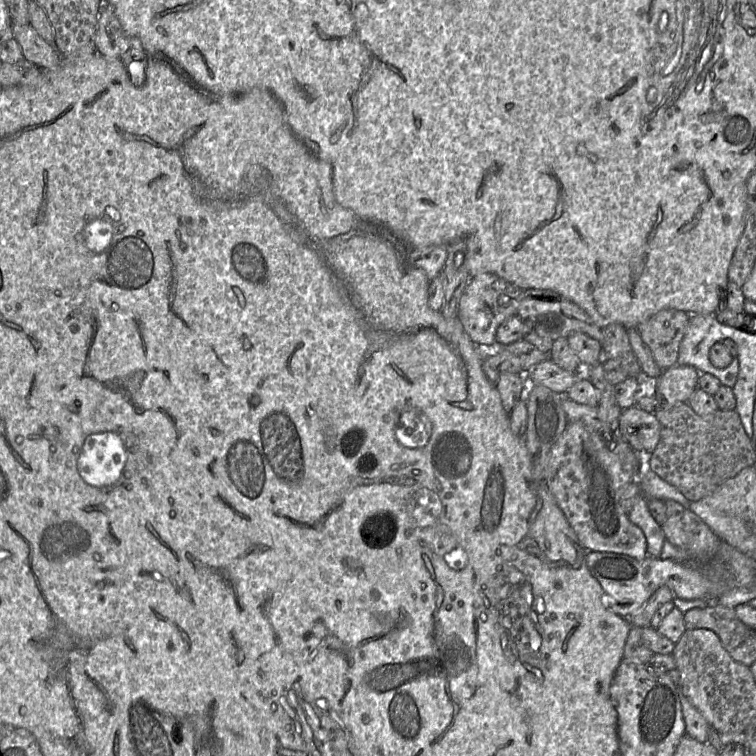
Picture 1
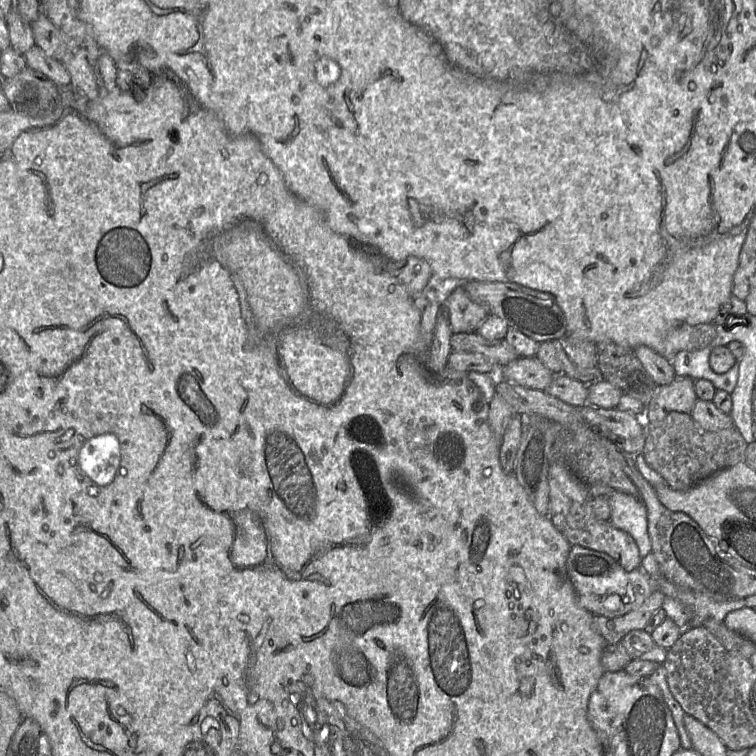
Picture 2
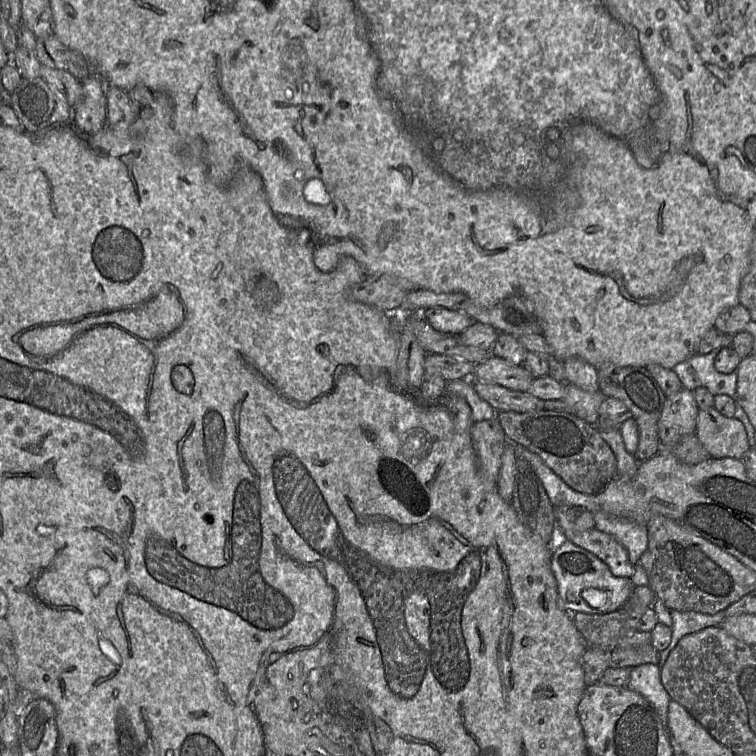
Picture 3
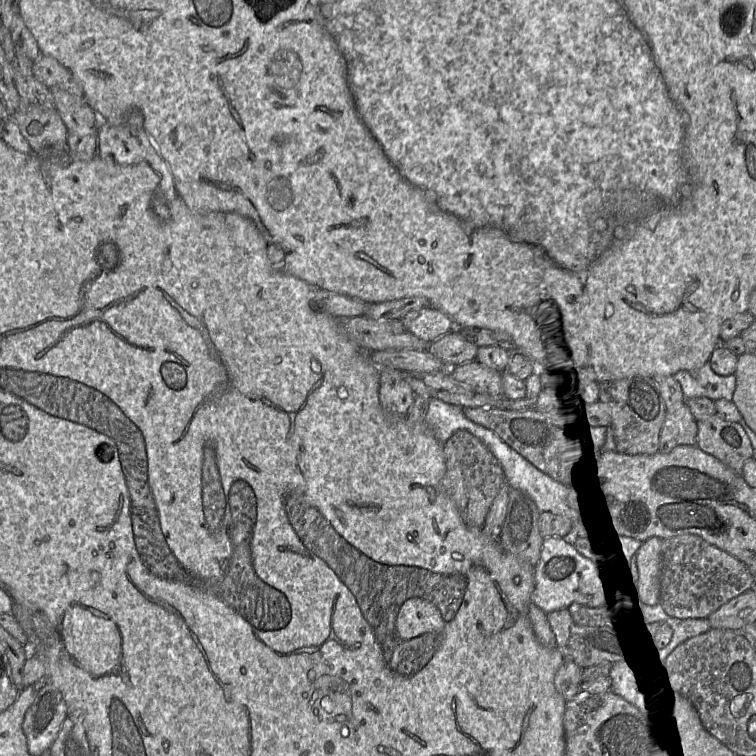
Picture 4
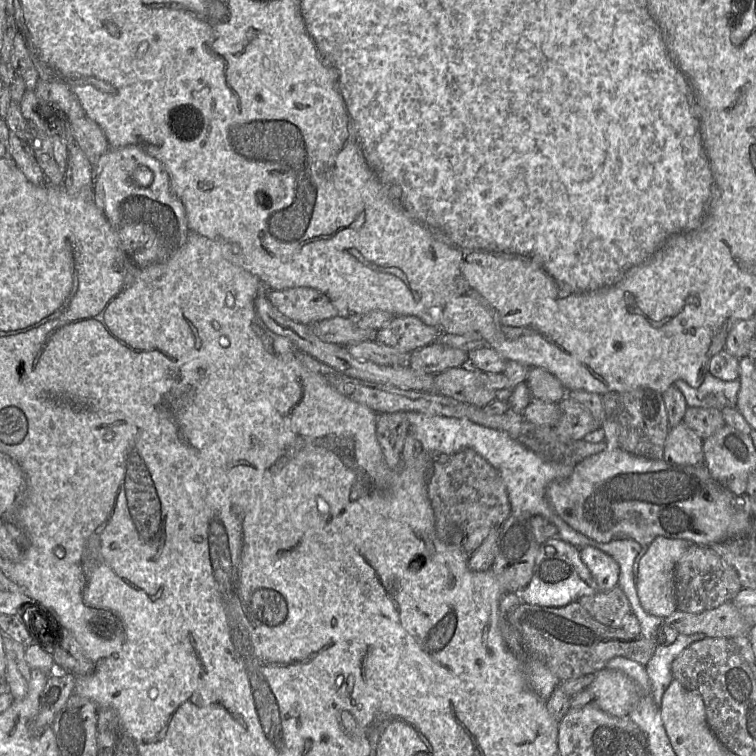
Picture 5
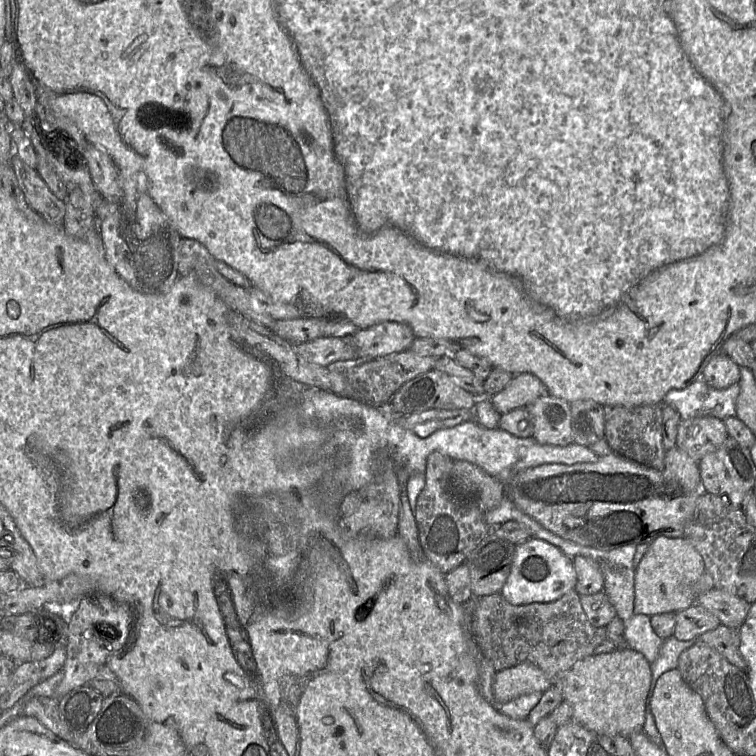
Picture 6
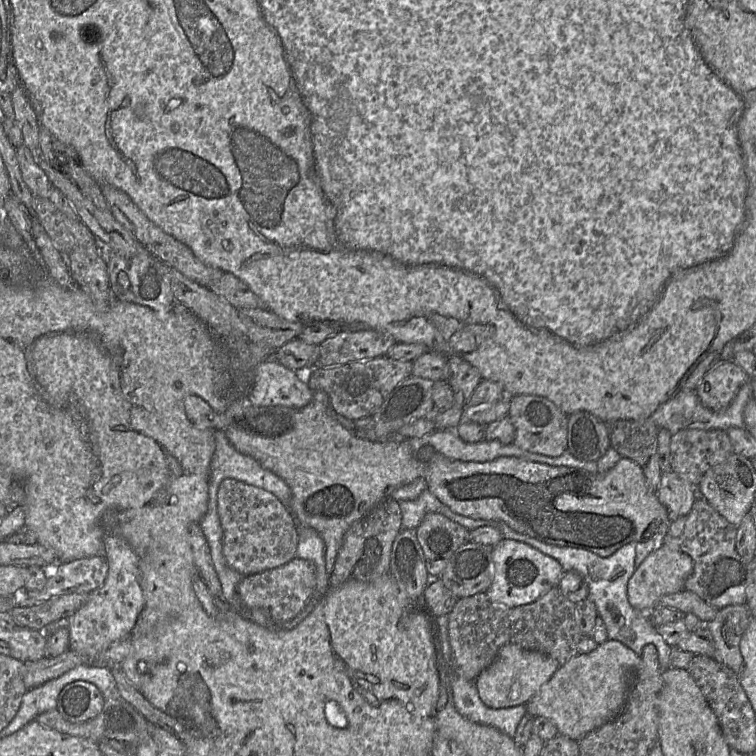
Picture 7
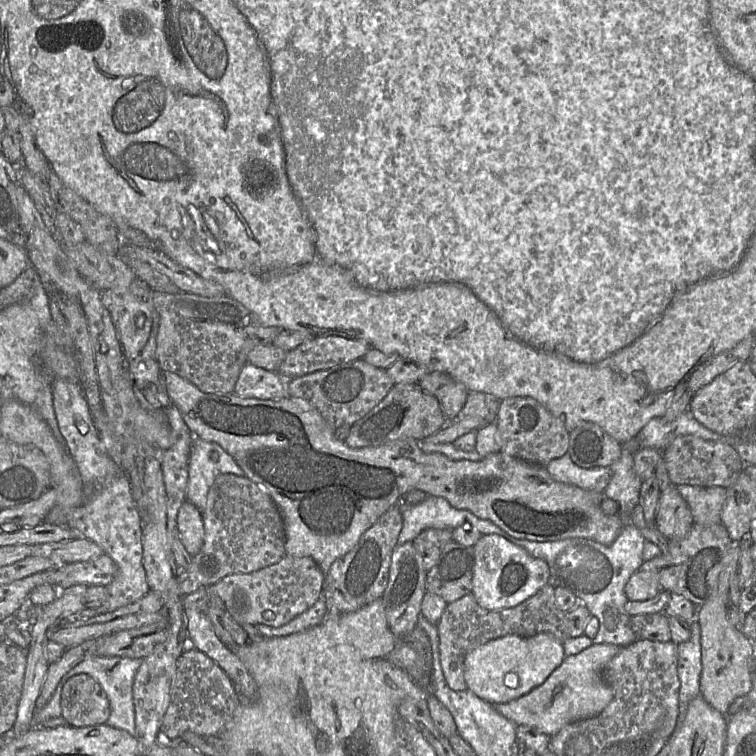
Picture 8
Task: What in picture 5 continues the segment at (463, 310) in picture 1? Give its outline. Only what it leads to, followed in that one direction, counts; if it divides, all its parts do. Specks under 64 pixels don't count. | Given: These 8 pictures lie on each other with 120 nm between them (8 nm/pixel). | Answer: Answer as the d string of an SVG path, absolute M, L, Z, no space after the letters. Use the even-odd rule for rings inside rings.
M397 316L376 331L375 341L395 348L402 353L411 353L437 341L442 333L425 324L415 316Z

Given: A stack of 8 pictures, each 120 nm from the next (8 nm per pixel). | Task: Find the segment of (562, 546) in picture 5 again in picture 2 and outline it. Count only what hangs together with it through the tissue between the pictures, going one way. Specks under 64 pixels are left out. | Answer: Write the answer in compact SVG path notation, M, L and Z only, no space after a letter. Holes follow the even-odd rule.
M579 545L571 546L566 567L579 605L593 615L622 616L638 608L653 592L658 590L657 580L642 568L627 572L609 555Z

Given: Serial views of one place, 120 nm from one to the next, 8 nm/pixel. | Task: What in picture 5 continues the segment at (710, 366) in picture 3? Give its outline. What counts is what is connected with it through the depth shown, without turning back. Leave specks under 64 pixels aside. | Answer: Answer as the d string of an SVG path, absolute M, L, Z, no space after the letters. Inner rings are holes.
M708 372L699 388L691 388L683 380L673 384L684 396L688 407L714 408L722 411L724 408L735 409L740 390L739 379L721 381Z

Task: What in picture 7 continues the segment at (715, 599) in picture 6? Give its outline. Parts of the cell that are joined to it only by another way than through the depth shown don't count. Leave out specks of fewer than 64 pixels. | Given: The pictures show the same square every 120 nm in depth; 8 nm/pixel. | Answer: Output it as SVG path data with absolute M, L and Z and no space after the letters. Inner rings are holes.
M685 590L662 596L651 610L662 607L677 608L682 611L684 615L693 614L698 617L702 624L712 621L719 610L708 605L695 593Z

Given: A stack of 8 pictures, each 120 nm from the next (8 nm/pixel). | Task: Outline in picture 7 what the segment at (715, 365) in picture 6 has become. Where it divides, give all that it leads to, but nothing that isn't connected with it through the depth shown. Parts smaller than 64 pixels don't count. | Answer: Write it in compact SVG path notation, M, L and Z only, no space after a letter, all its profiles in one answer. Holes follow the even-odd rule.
M726 361L712 368L704 376L696 394L704 407L719 411L730 405L741 386L749 380L739 365Z

